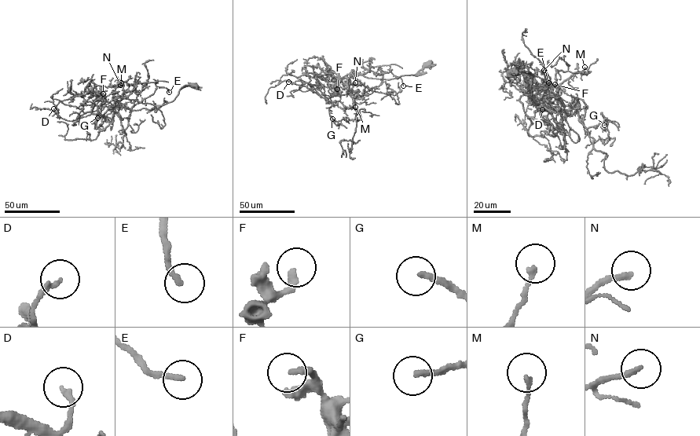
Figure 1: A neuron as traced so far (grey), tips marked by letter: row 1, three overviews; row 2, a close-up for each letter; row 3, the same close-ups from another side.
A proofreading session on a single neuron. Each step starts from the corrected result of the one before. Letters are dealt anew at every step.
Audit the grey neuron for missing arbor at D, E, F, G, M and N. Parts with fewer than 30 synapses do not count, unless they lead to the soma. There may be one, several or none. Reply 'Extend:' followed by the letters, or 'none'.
Extend: F, G, N

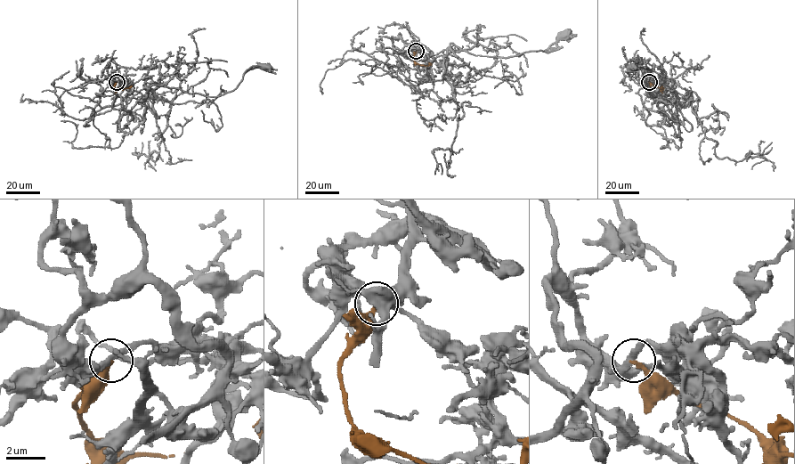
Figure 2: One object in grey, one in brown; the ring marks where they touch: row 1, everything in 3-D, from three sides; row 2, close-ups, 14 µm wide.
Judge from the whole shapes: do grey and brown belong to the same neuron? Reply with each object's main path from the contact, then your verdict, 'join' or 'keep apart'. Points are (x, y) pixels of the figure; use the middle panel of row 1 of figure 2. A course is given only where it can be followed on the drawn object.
grey via (417, 51), (430, 65), (434, 60), (441, 65), (449, 49), (505, 57), (545, 51), (563, 35) | brown via (417, 51), (413, 56), (416, 63), (425, 66), (431, 63) | keep apart

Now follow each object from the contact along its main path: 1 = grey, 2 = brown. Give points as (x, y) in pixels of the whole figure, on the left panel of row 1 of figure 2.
1: (117, 82), (126, 83), (119, 95), (129, 111), (162, 85), (219, 96), (263, 65)
2: (117, 82), (113, 85), (118, 90), (132, 85)

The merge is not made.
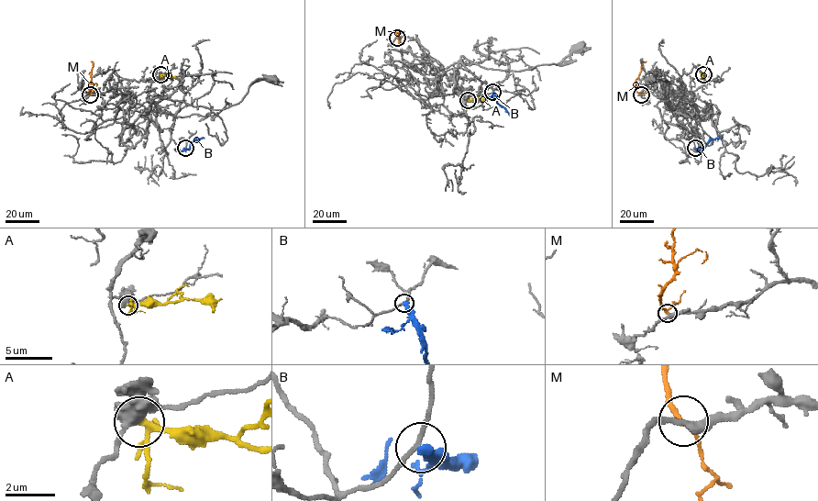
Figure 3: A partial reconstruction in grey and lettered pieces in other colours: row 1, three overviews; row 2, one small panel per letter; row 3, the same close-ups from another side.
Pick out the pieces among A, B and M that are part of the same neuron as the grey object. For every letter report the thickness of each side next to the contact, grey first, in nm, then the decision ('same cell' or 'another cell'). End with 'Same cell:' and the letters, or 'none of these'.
A: 480/180 nm | another cell
B: 160/400 nm | another cell
M: 320/180 nm | same cell
Same cell: M

